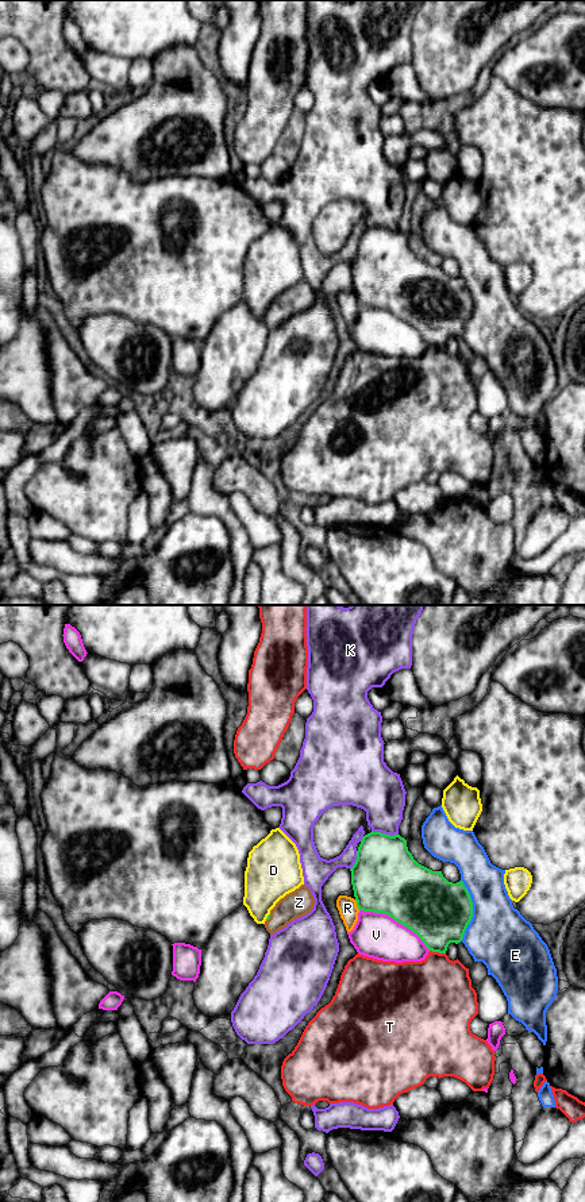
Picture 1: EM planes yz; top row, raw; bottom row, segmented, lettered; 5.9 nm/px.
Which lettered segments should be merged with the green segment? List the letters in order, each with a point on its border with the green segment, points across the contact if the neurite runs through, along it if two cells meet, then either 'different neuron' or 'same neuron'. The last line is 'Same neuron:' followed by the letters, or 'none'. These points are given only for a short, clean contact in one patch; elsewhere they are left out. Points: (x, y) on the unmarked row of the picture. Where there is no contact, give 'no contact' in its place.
D: yz (268, 311) | different neuron
E: yz (472, 305) | different neuron
K: yz (384, 228) | different neuron
R: yz (357, 300) | different neuron
T: yz (438, 346) | different neuron
V: yz (396, 315) | different neuron
Z: yz (269, 312) | across yz (269, 309), (269, 312), (278, 312), (299, 297) | same neuron
Same neuron: Z

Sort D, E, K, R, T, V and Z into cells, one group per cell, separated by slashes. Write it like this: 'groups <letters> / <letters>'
groups D / E / K / R / T / V / Z

